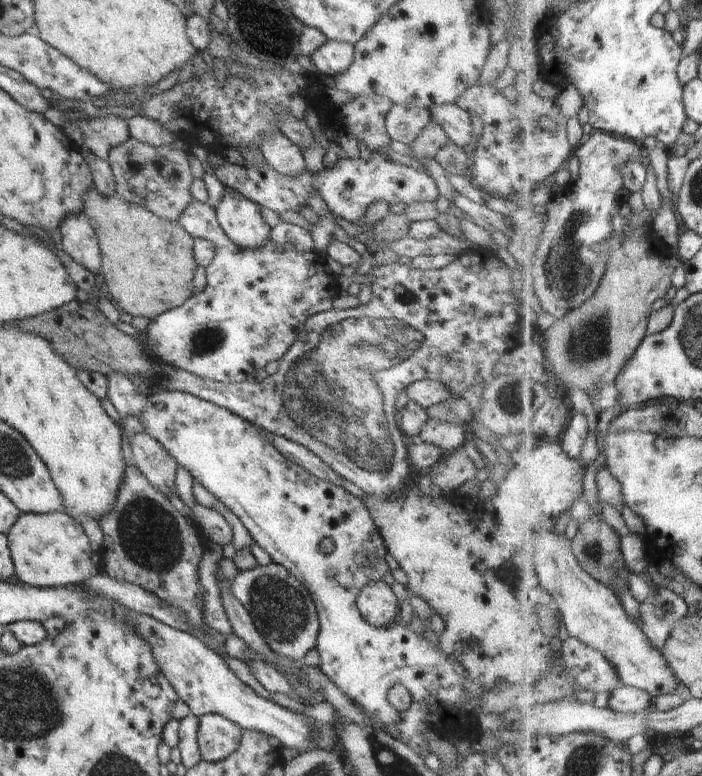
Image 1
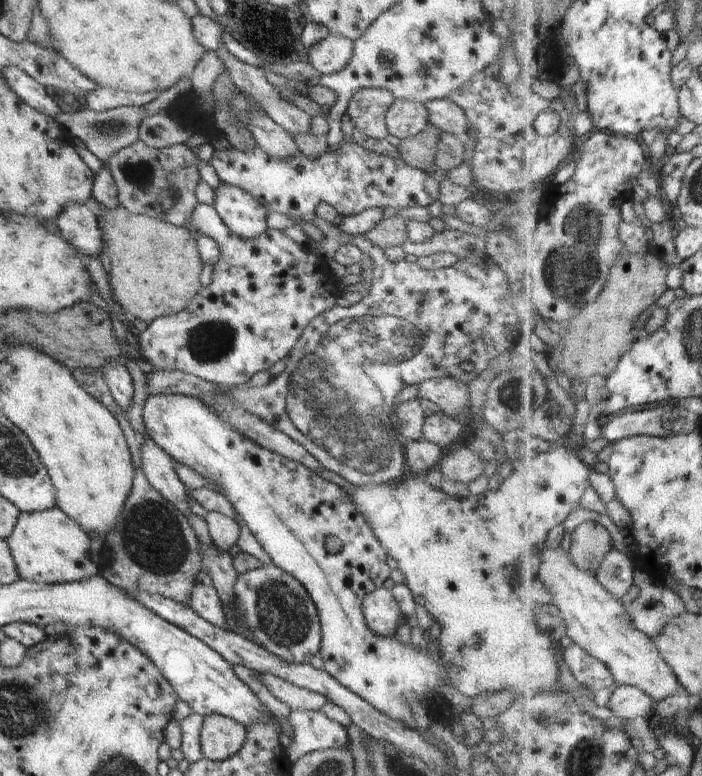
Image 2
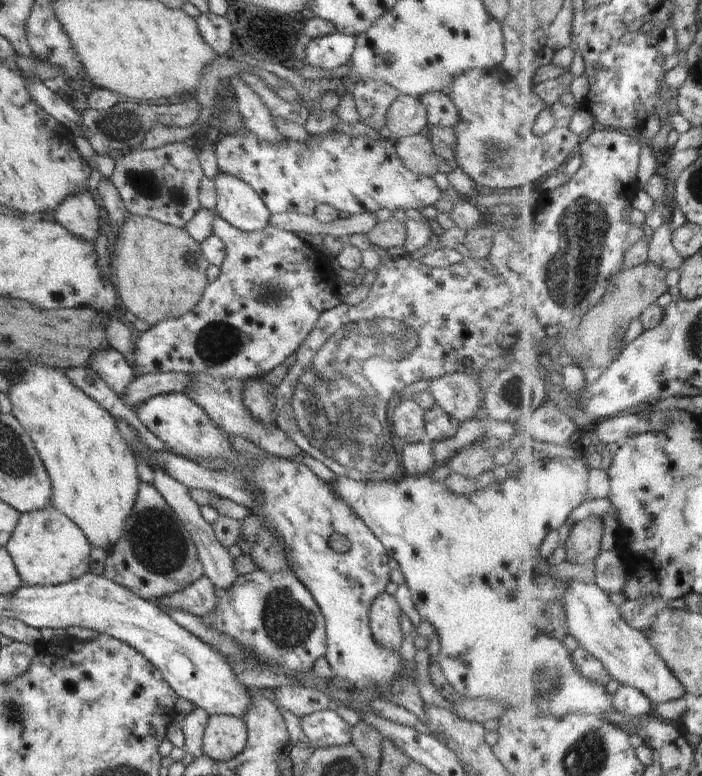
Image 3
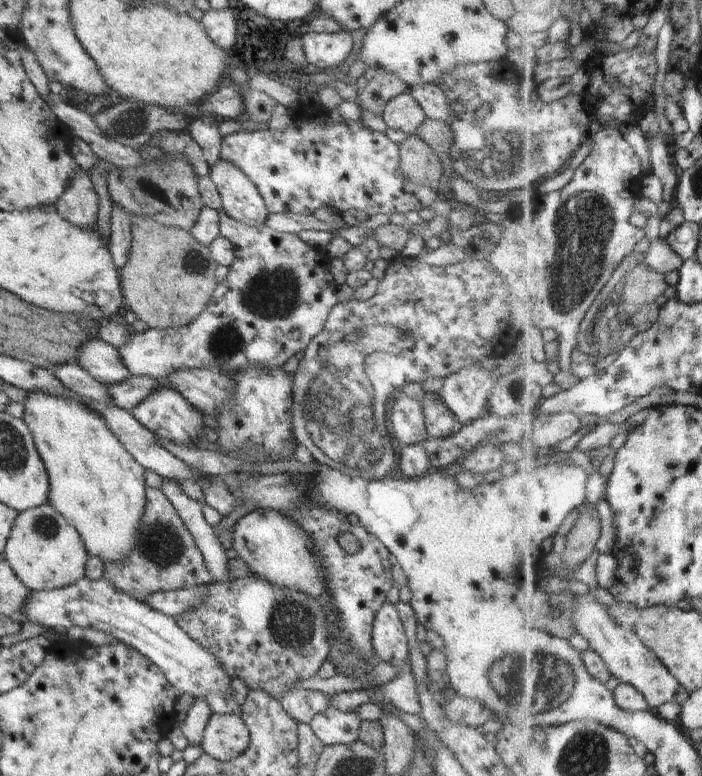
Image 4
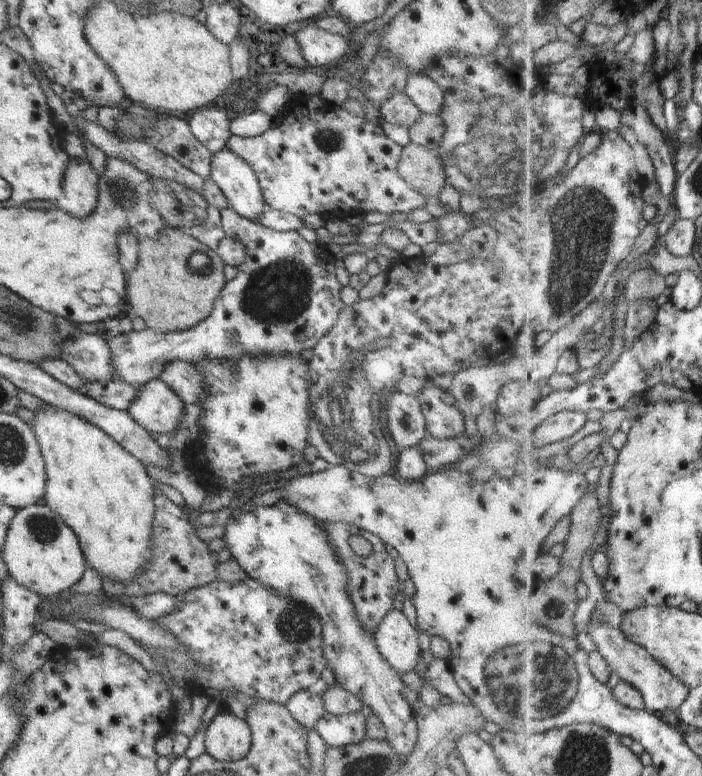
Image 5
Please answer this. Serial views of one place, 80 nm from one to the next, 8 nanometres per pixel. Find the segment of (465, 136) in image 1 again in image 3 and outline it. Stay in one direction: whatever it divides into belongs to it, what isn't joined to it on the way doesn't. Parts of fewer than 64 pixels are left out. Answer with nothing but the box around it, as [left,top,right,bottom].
[419,91,458,129]

